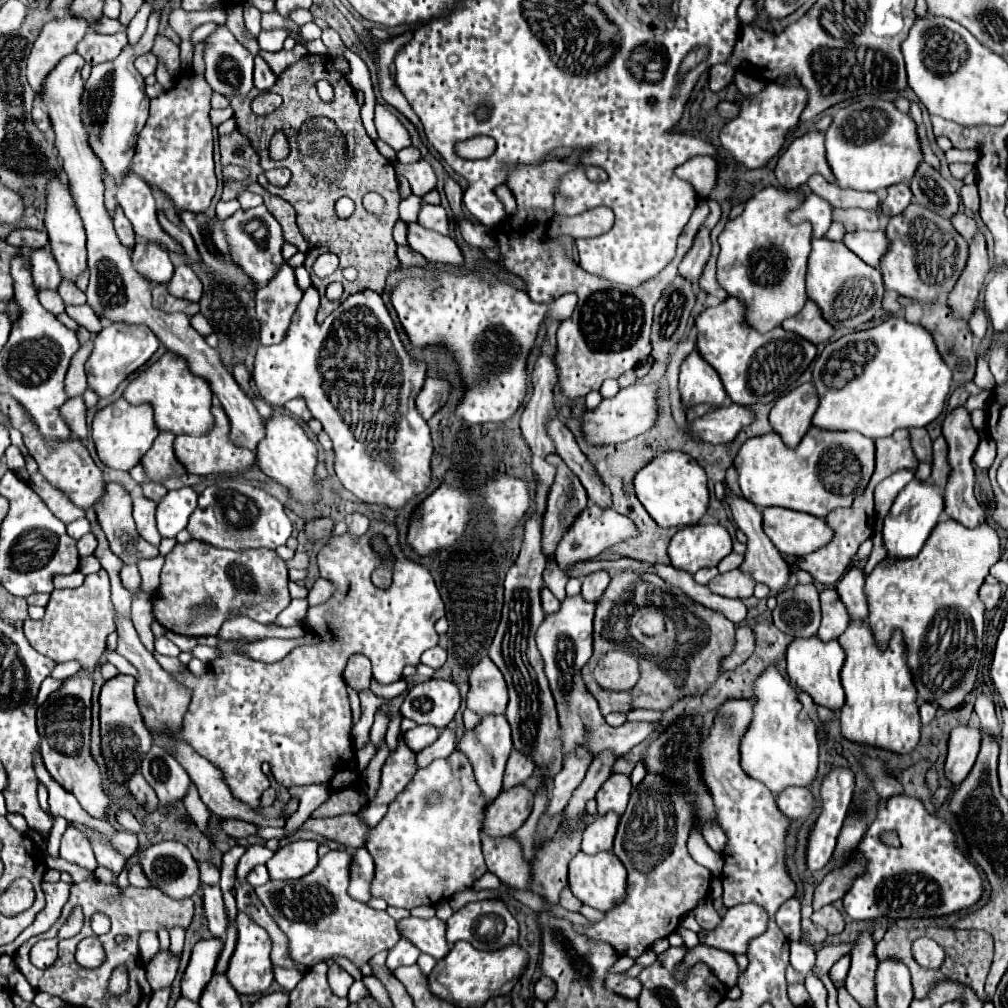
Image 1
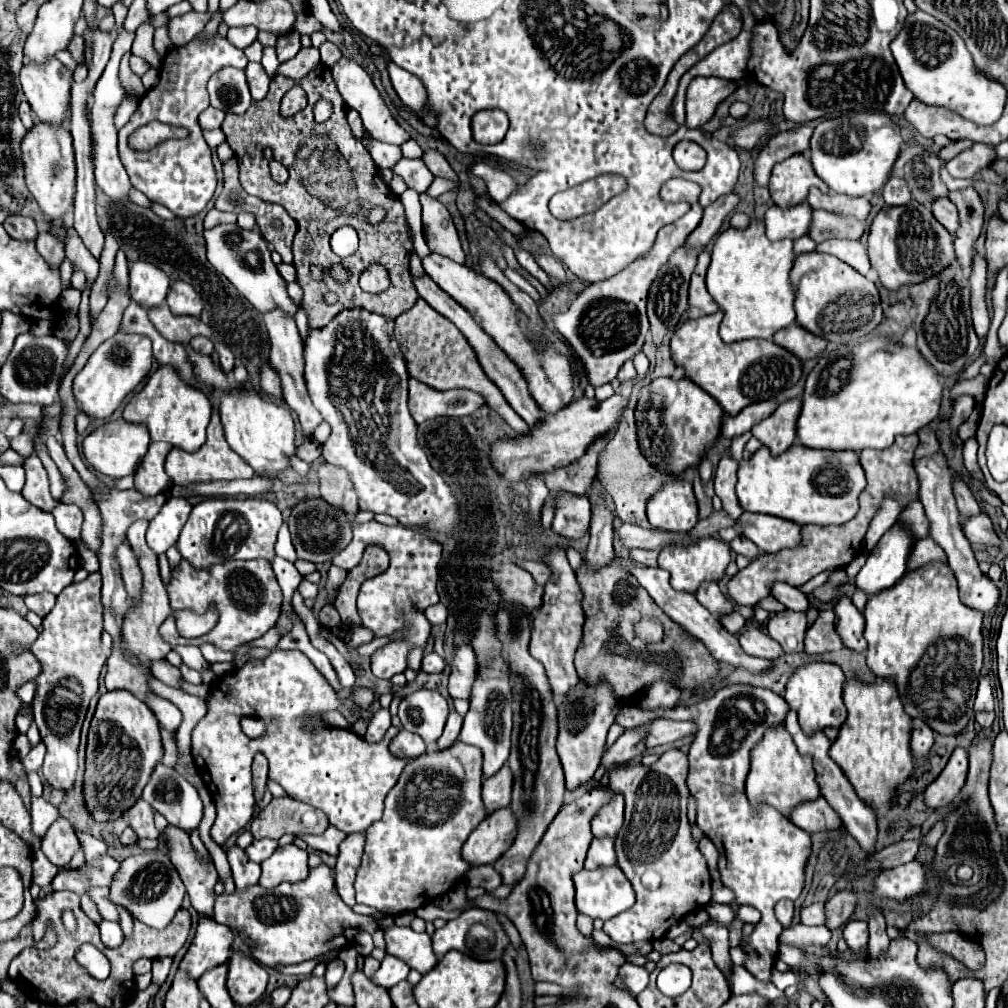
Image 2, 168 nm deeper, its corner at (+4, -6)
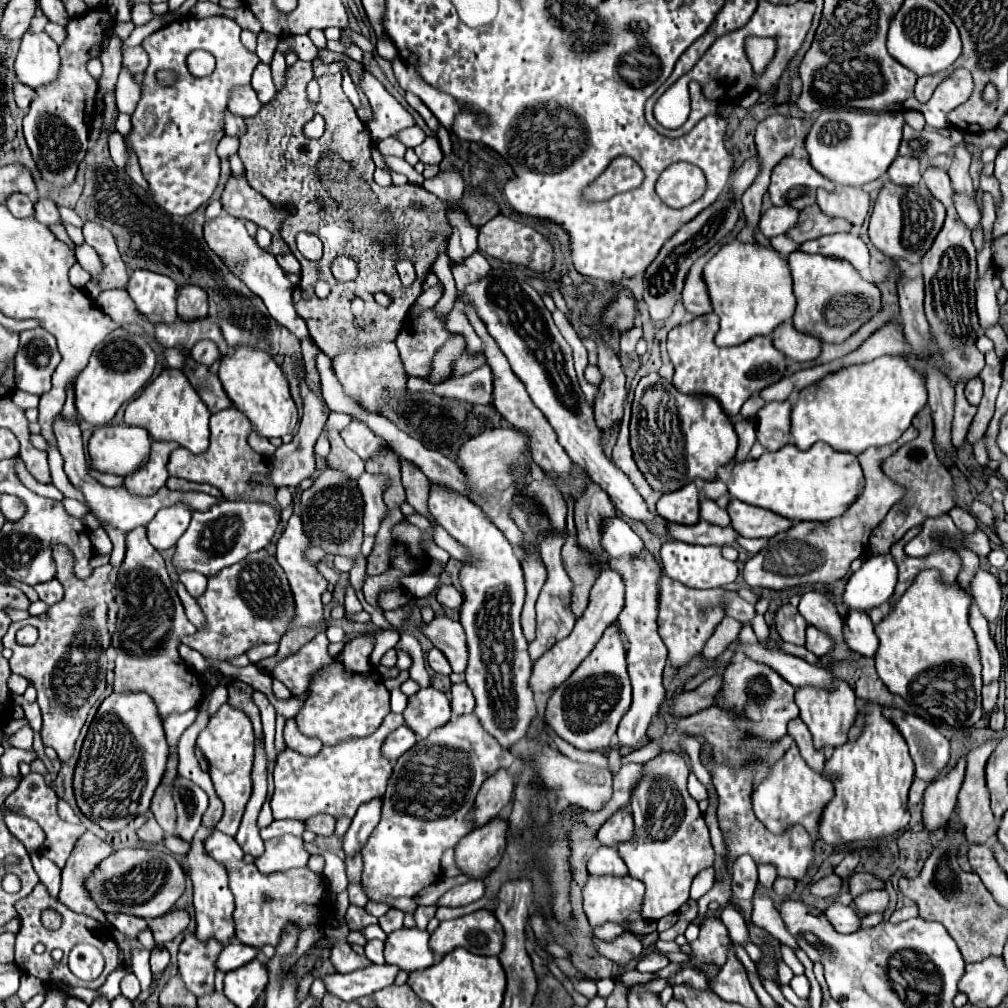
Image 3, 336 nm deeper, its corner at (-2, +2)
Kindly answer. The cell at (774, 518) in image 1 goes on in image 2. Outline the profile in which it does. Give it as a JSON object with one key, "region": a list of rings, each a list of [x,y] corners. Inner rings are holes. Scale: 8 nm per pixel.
{"region":[[[743,513],[739,523],[741,535],[751,539],[763,553],[777,553],[779,549],[797,547],[797,543],[801,543],[801,527],[781,517]]]}

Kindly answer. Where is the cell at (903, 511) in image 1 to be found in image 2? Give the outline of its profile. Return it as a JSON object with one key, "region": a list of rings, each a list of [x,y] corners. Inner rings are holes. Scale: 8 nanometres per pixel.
{"region":[[[893,525],[871,551],[867,563],[855,577],[855,587],[865,595],[877,595],[893,587],[907,569],[907,559],[915,539],[899,525]]]}

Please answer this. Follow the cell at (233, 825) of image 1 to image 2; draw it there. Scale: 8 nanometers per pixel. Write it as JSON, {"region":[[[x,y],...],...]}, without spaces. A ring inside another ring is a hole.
{"region":[[[273,797],[271,803],[265,809],[262,809],[259,815],[251,821],[250,831],[254,839],[262,839],[265,838],[265,835],[269,835],[269,837],[281,837],[283,833],[321,835],[327,827],[329,827],[327,815],[321,809],[309,807],[309,805],[299,803],[295,799],[289,799],[289,797],[277,797],[277,799]]]}

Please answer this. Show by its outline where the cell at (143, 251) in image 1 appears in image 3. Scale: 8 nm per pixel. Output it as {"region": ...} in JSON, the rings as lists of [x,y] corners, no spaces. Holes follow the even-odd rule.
{"region":[[[135,269],[129,277],[127,293],[135,301],[137,309],[151,323],[175,321],[175,317],[177,317],[177,309],[175,309],[177,285],[171,277],[159,275],[155,271]]]}

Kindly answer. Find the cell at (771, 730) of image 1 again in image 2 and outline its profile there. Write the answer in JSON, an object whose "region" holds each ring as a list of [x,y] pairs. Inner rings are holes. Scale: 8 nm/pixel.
{"region":[[[777,725],[771,731],[767,731],[763,741],[753,749],[751,771],[747,775],[745,787],[747,787],[747,797],[753,807],[761,803],[771,805],[787,819],[793,807],[797,807],[803,801],[813,801],[821,795],[819,785],[815,781],[811,759],[807,755],[799,755],[799,751],[793,747],[793,739],[789,739],[789,733],[785,731],[783,725]]]}

